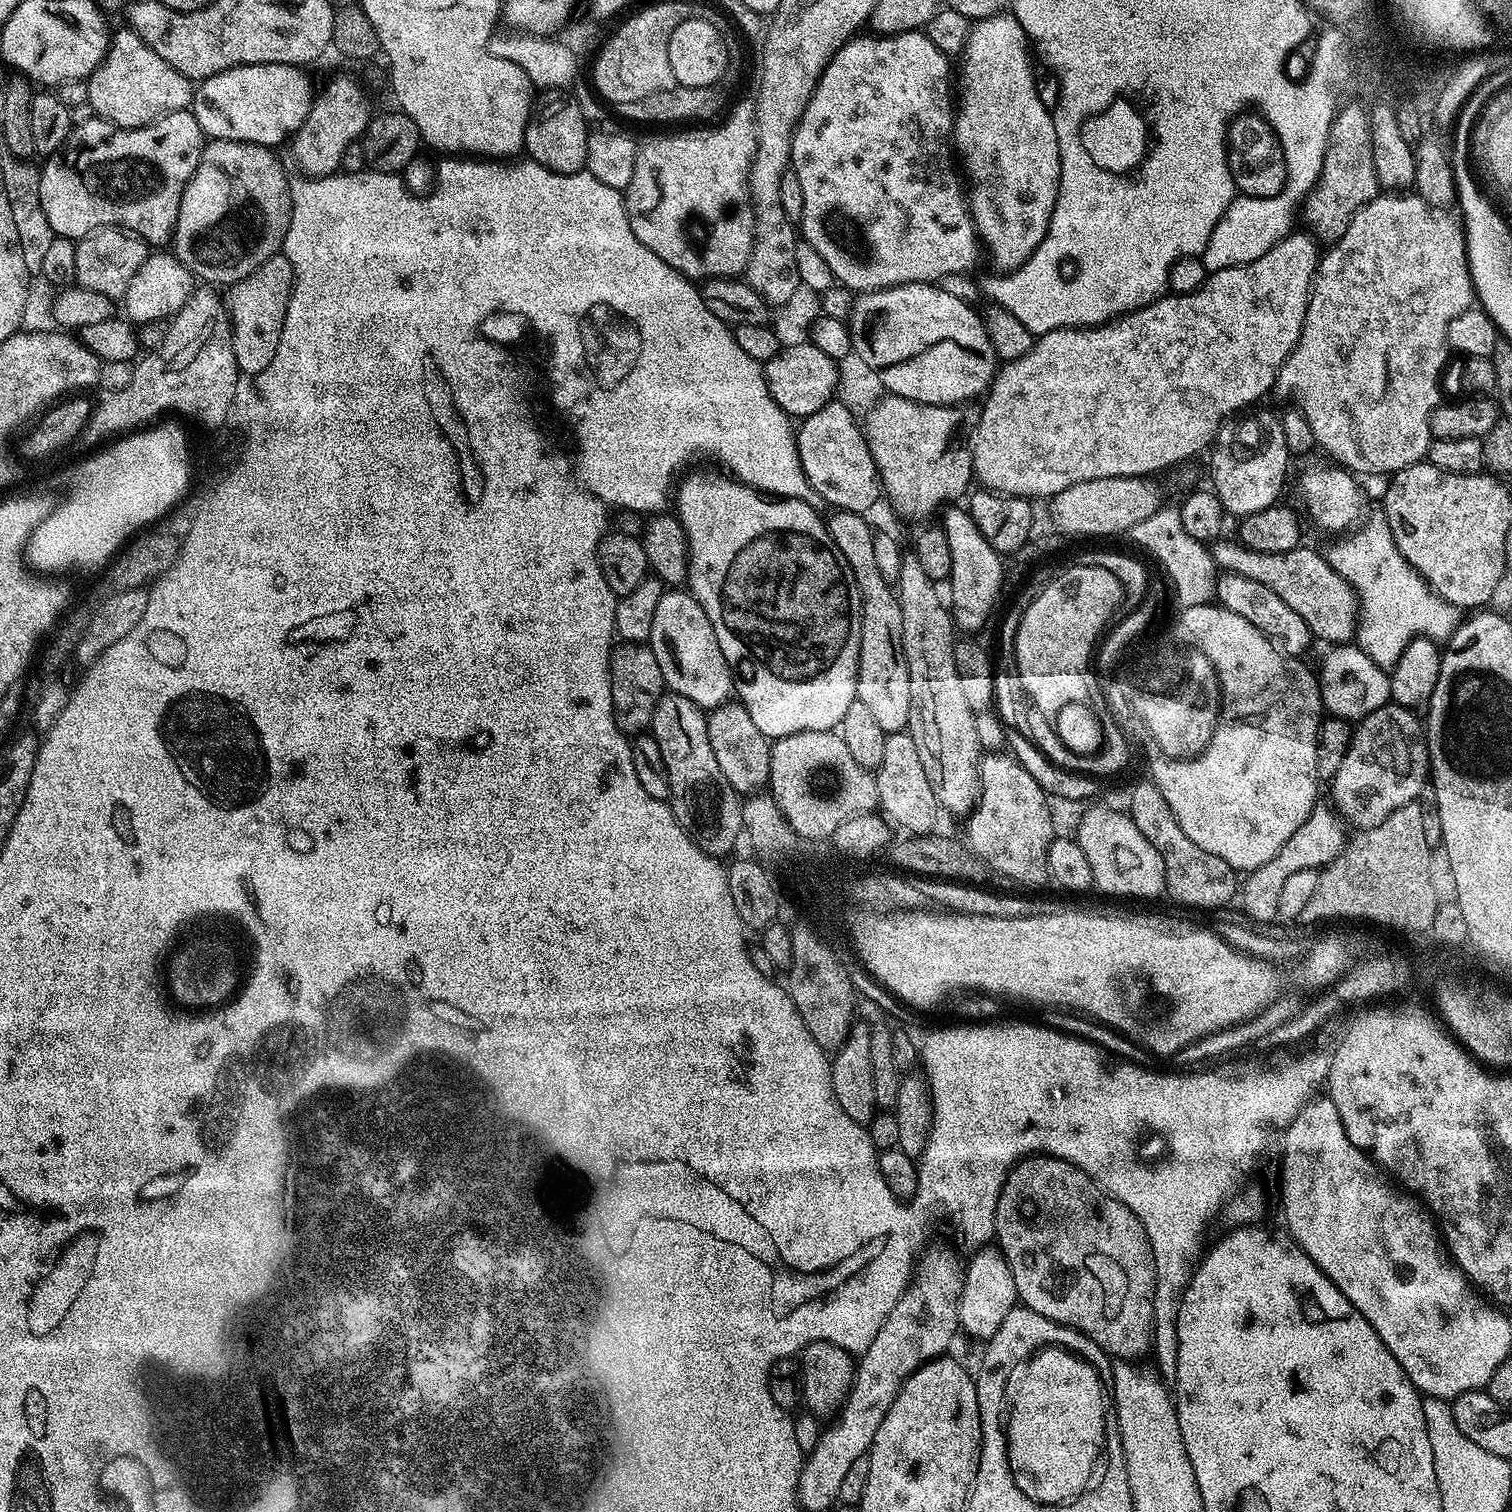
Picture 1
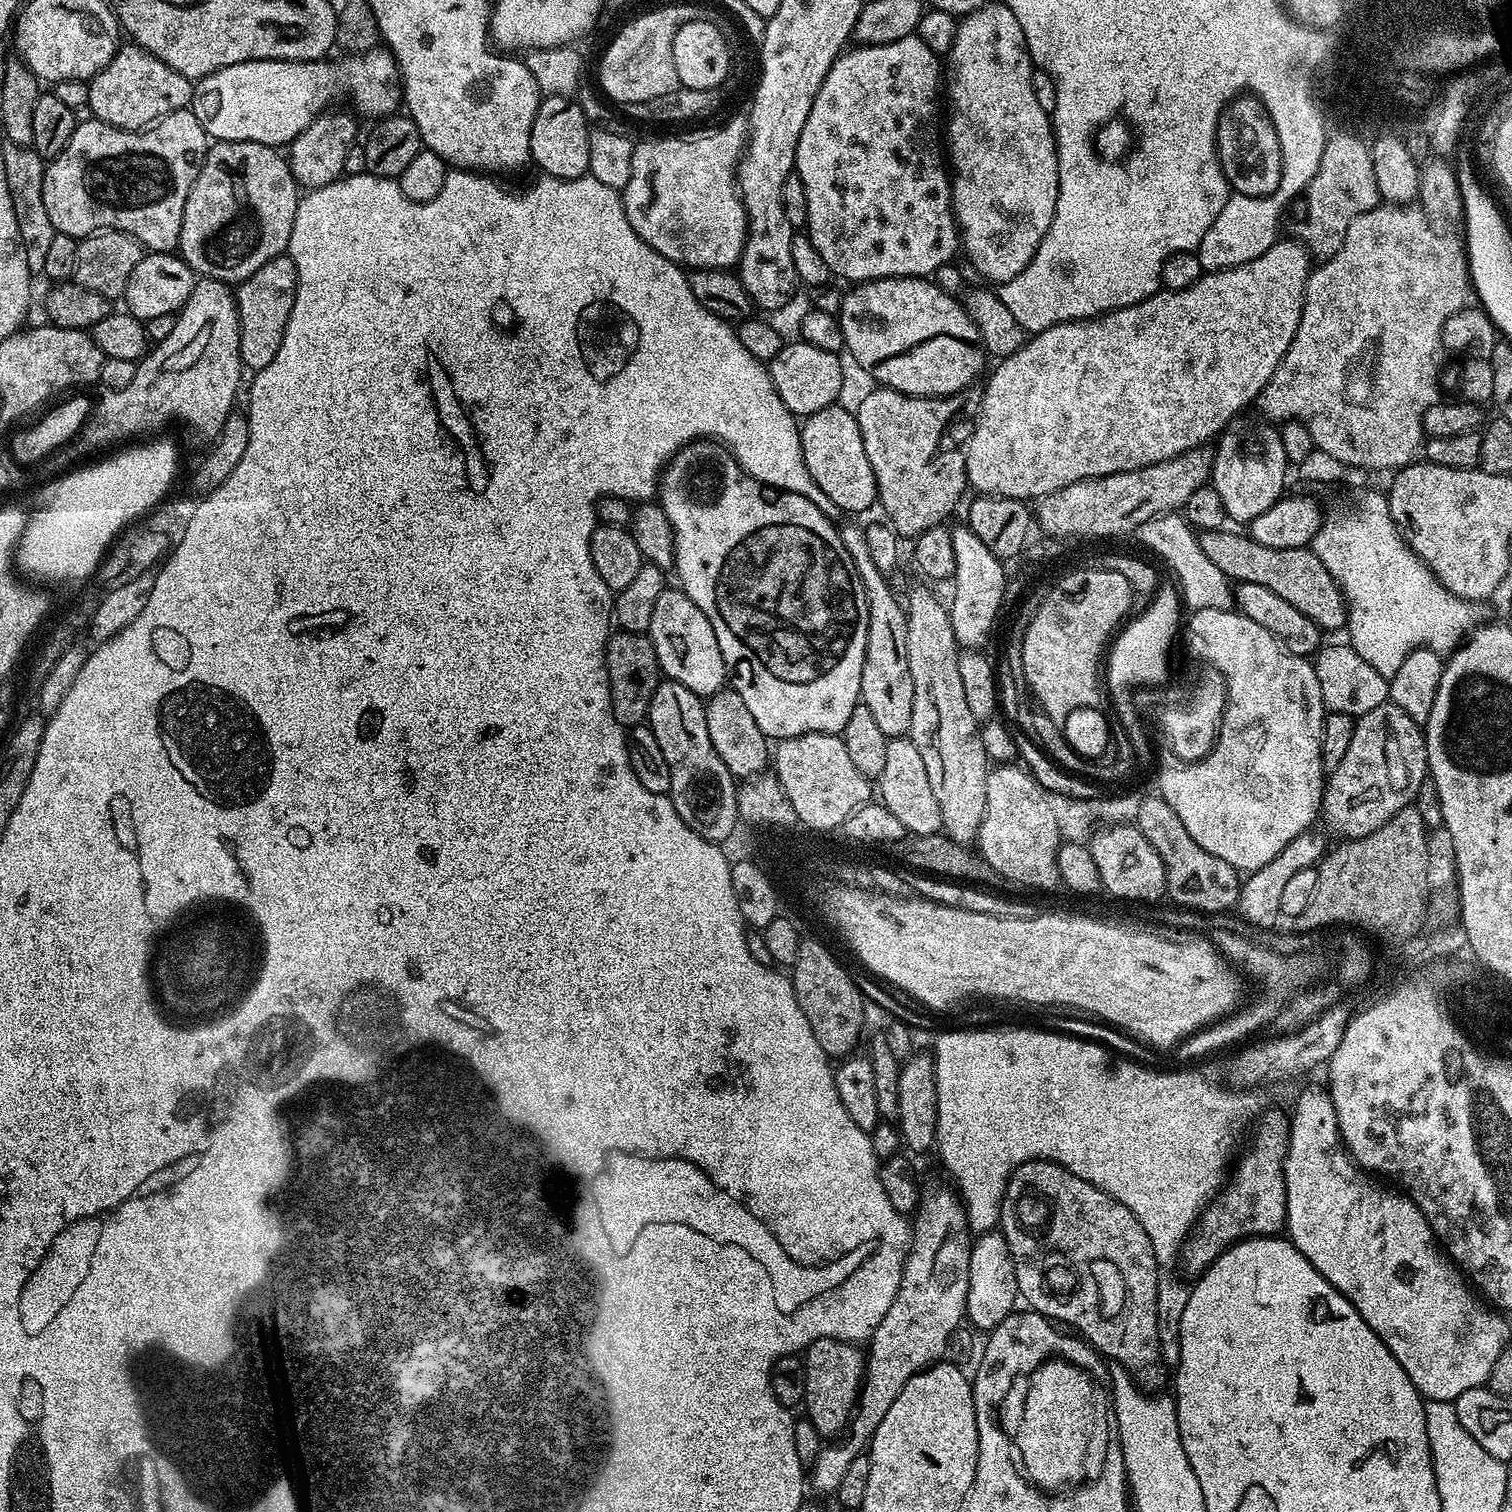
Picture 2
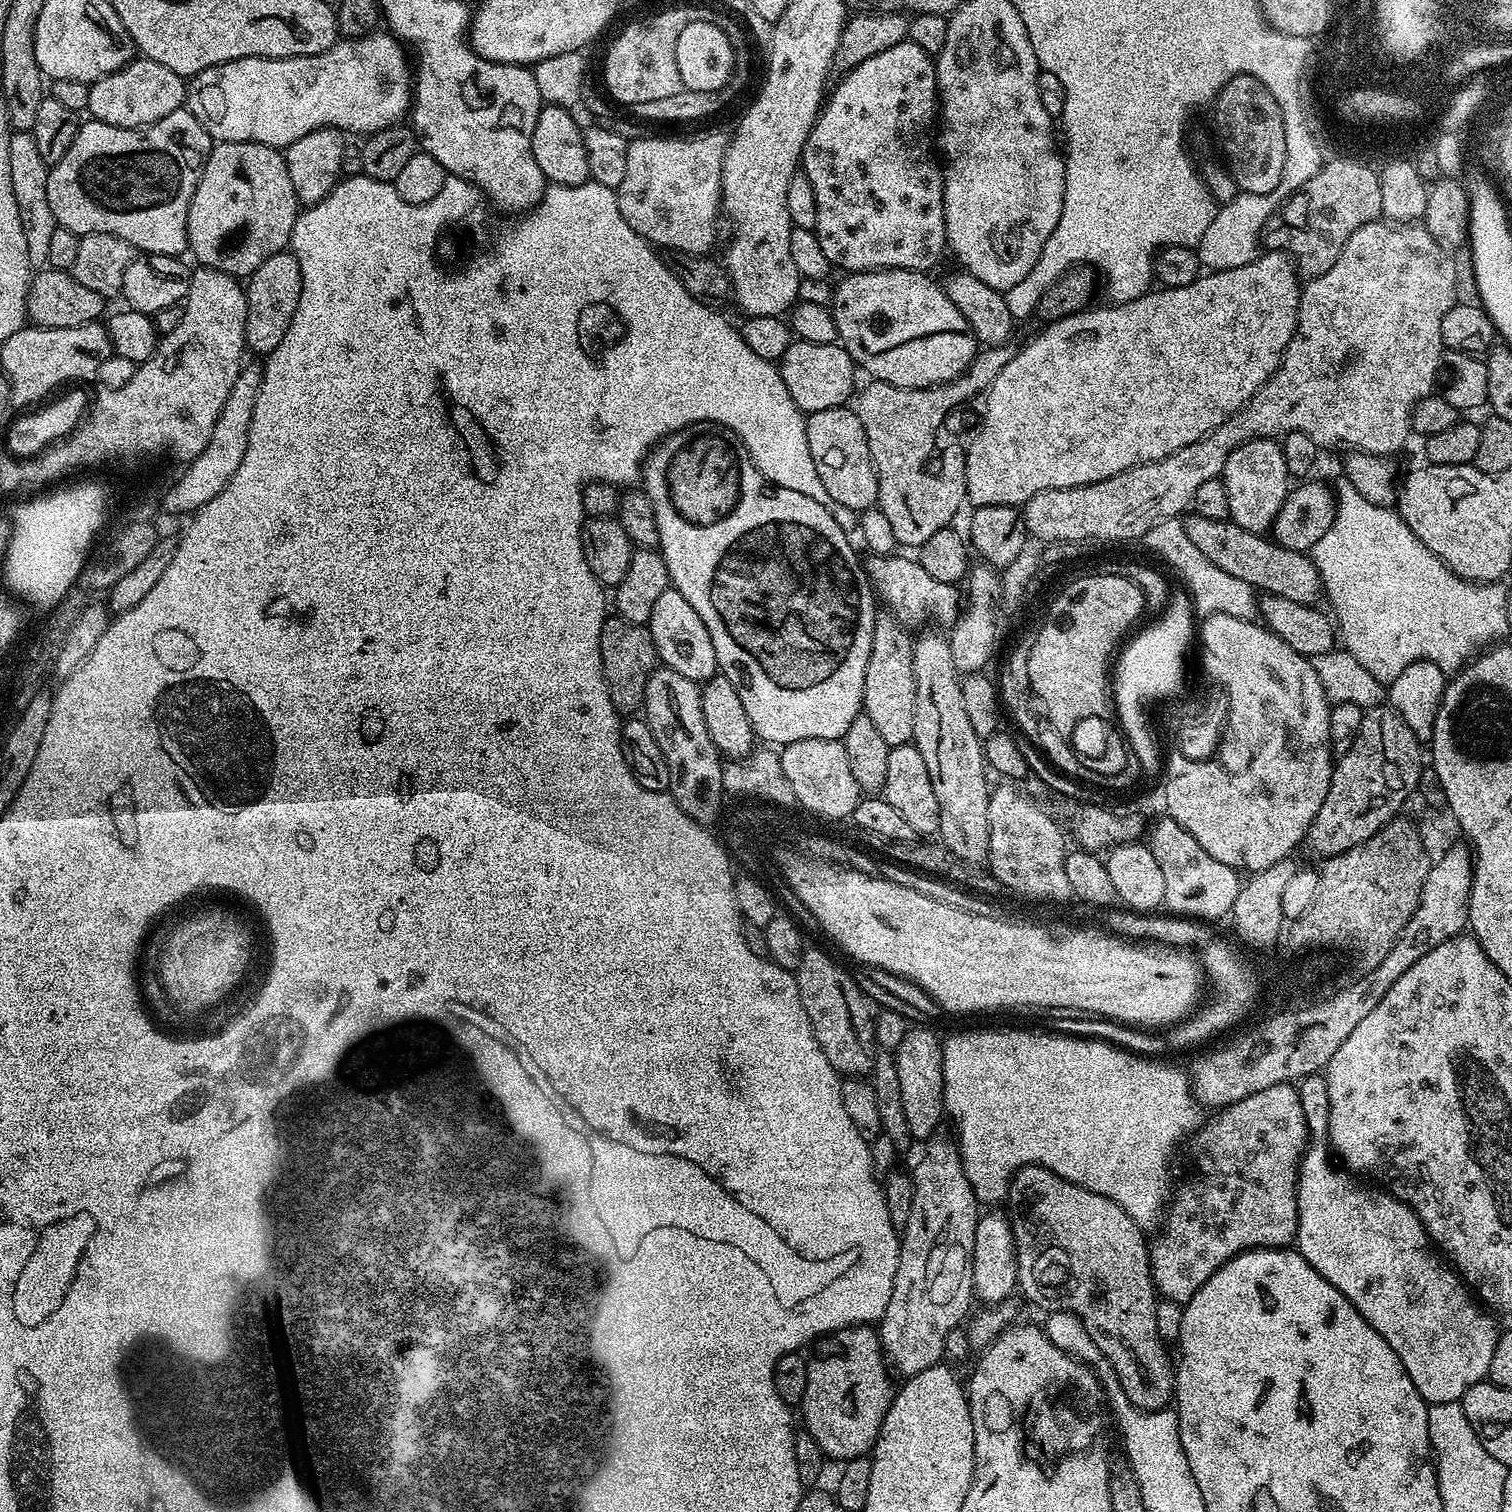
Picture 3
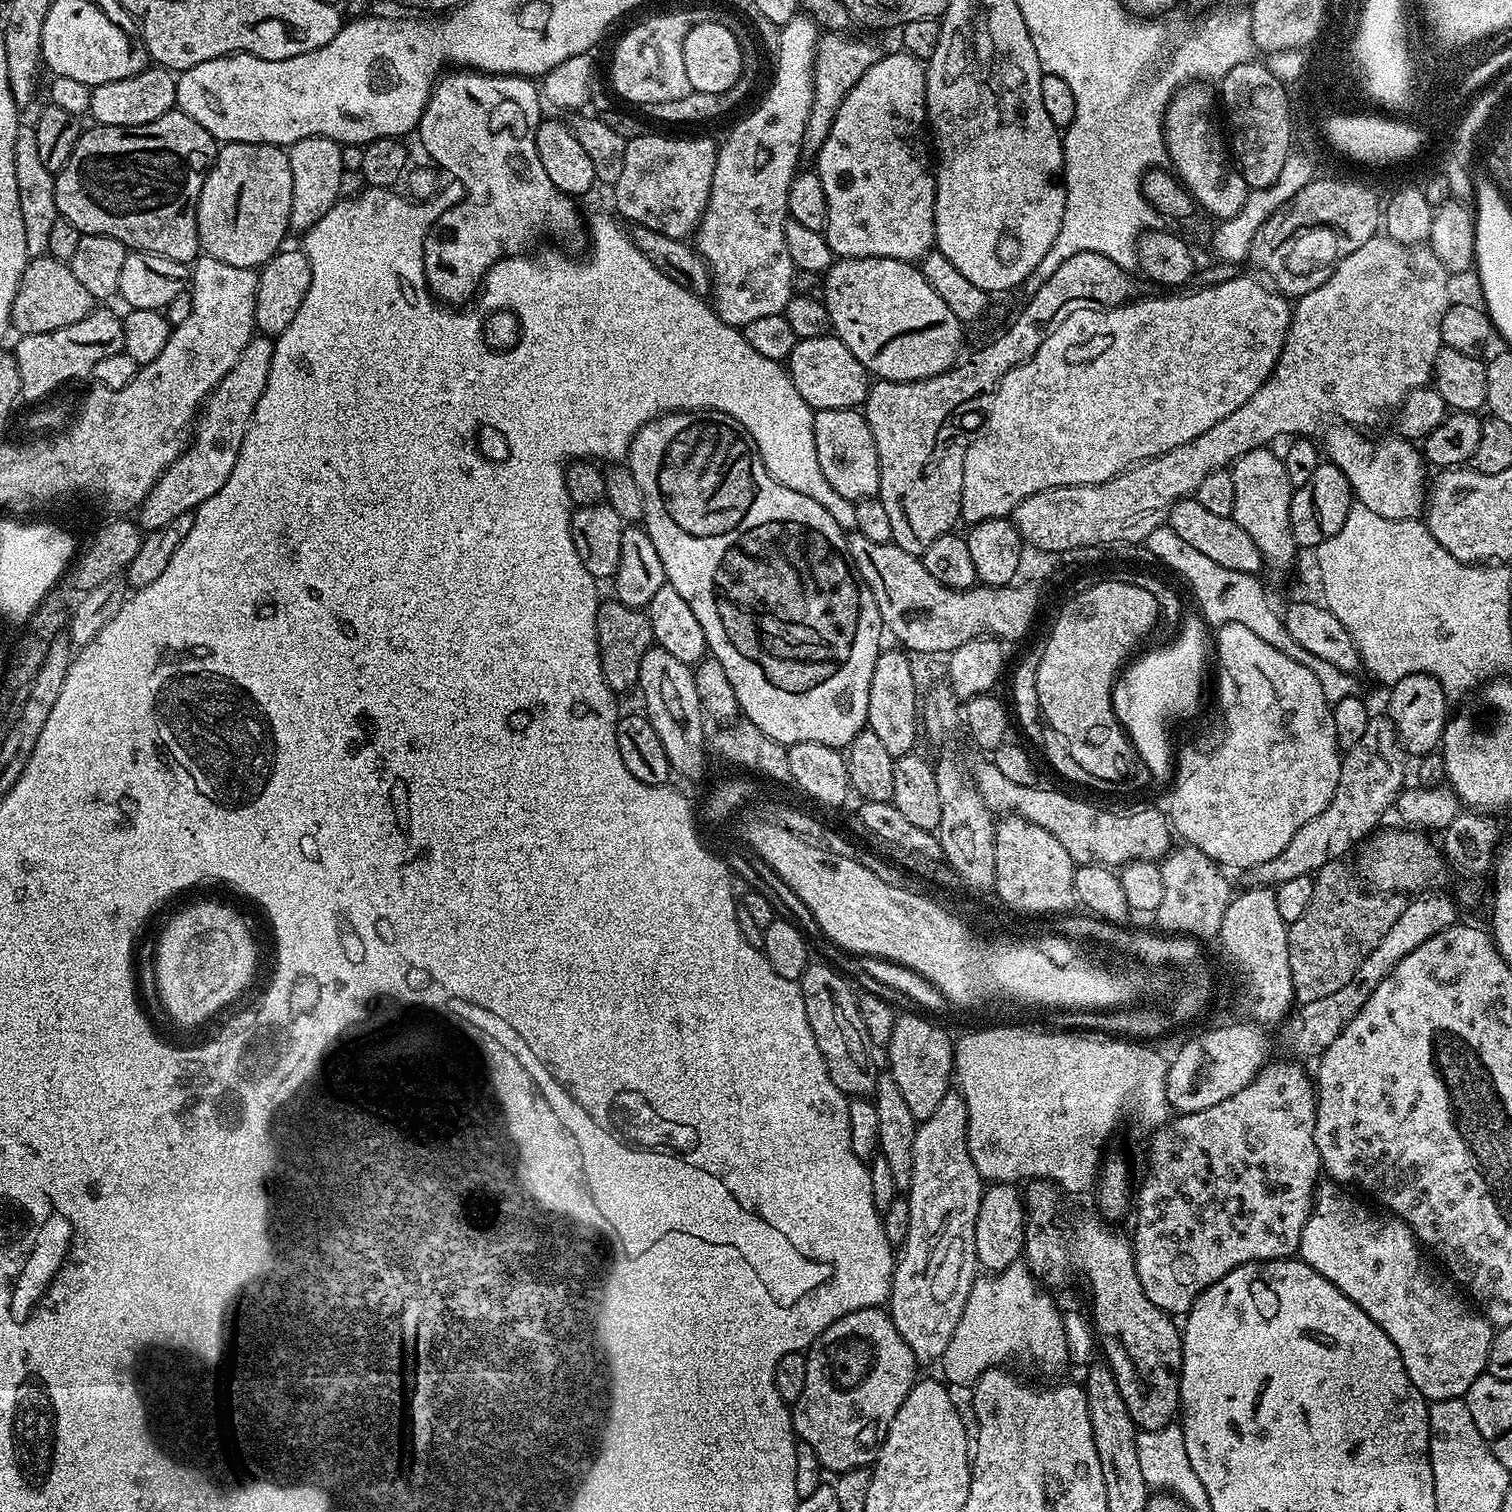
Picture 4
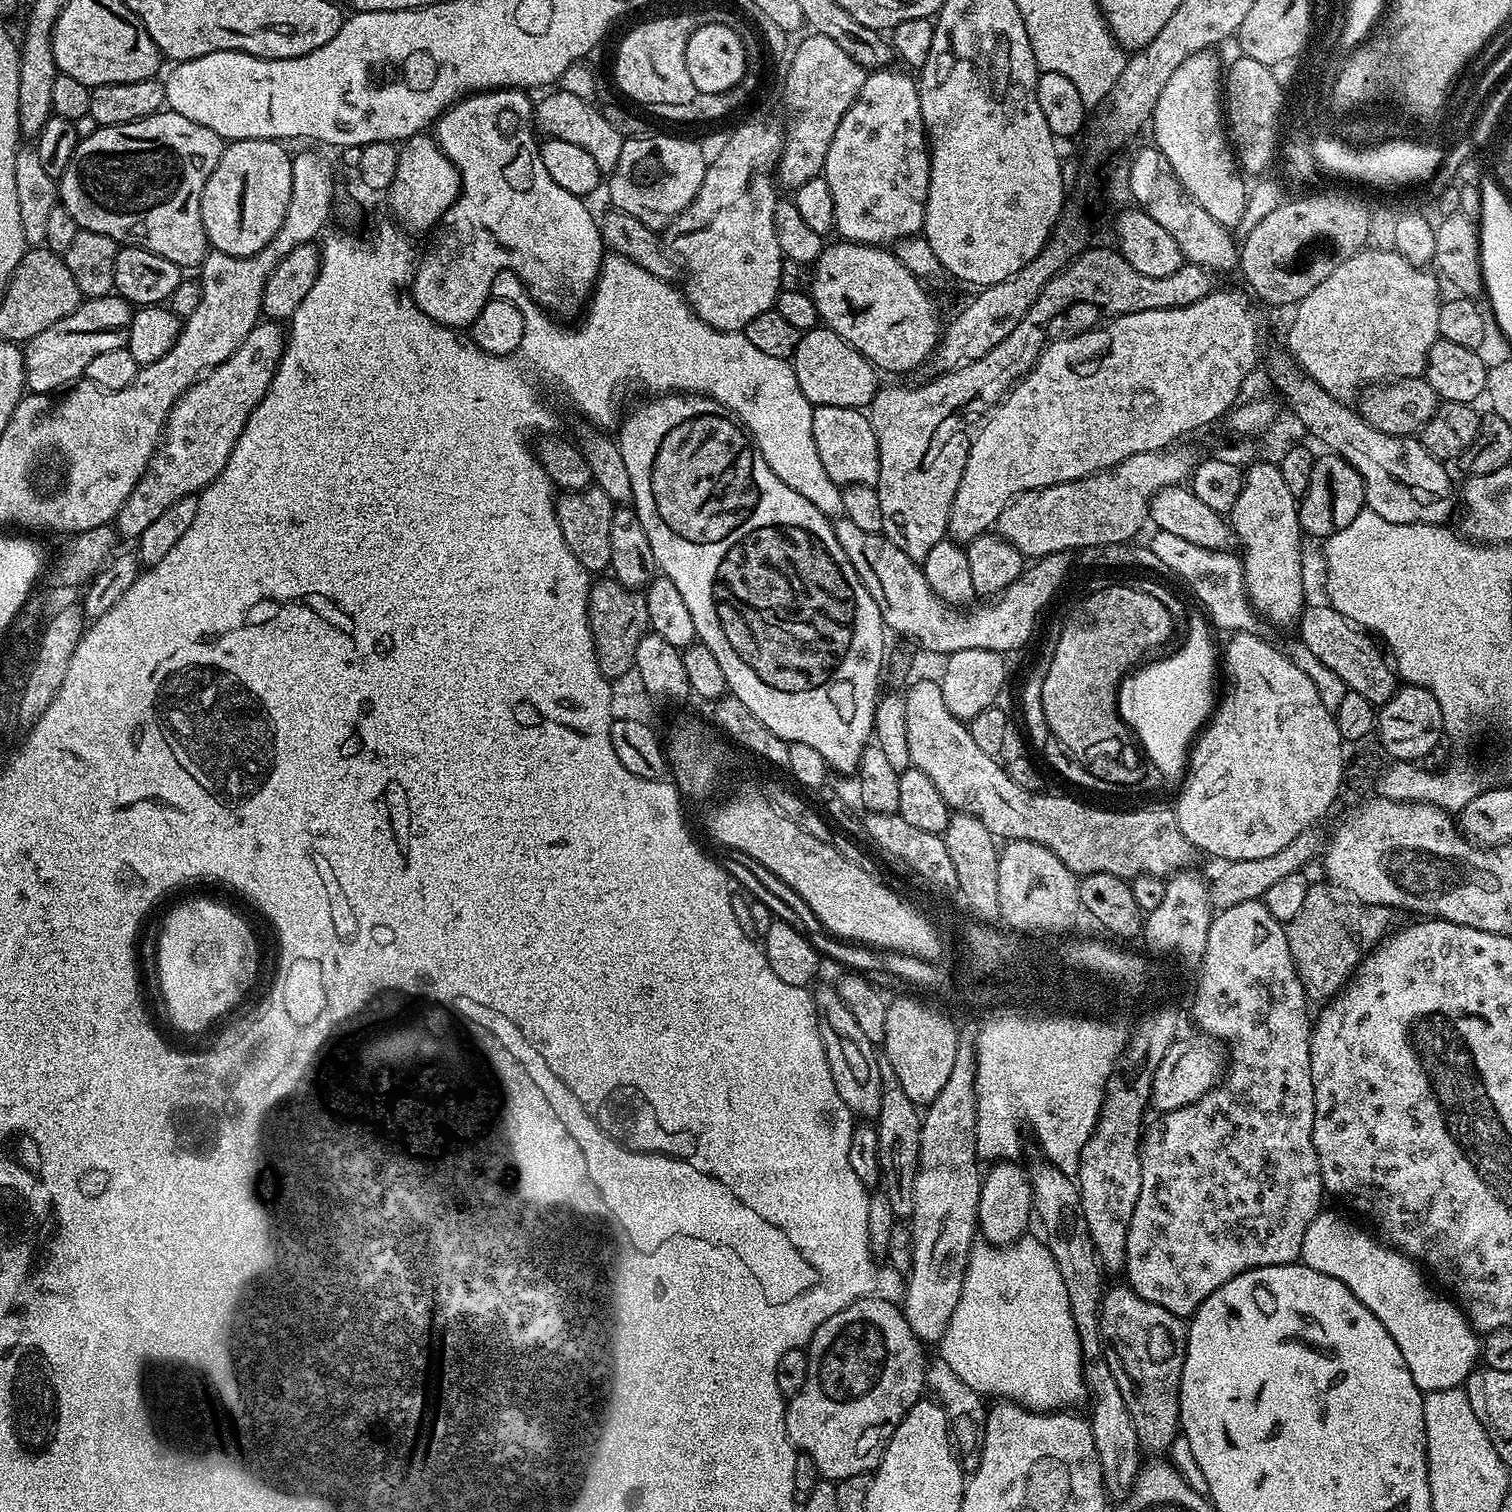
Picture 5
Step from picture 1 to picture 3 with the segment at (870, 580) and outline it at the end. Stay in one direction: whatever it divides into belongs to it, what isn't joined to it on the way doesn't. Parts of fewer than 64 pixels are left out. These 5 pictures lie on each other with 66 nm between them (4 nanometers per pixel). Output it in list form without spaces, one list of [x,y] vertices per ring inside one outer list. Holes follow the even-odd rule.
[[[877,615],[874,622],[874,642],[870,646],[870,662],[866,662],[862,712],[870,718],[870,722],[874,722],[874,726],[882,733],[882,739],[889,748],[912,743],[914,702],[916,701],[913,643],[909,629],[896,621],[895,616]]]

